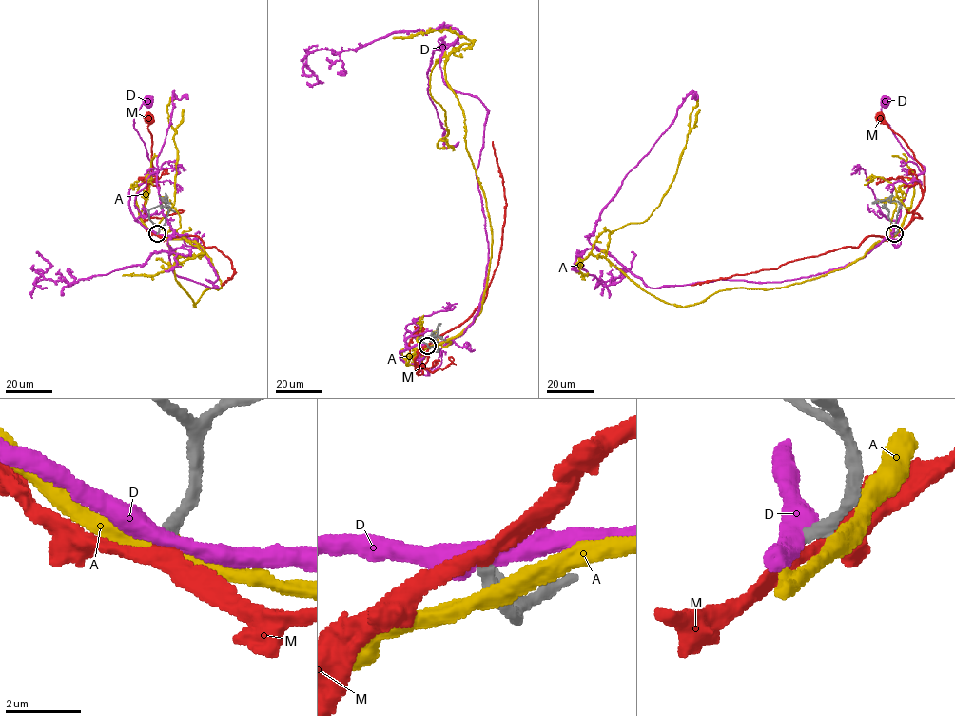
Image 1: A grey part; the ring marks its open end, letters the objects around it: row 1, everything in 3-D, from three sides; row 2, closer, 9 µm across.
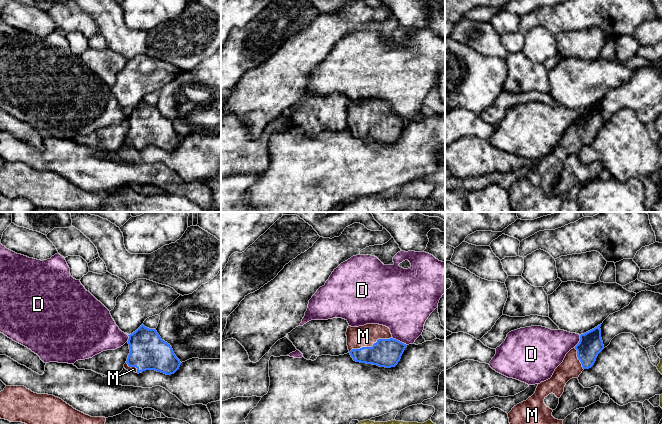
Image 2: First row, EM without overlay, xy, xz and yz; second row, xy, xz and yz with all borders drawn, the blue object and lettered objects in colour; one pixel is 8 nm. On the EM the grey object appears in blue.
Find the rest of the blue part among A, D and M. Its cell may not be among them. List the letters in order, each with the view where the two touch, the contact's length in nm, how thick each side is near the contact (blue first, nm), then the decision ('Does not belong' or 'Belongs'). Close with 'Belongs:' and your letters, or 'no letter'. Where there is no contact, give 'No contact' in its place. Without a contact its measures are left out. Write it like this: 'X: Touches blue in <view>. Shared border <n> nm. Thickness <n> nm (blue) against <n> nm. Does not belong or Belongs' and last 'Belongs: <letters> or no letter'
A: No contact. Does not belong
D: Touches blue in xz. Shared border 140 nm. Thickness 220 nm (blue) against 380 nm. Does not belong
M: Touches blue in xz. Shared border 360 nm. Thickness 220 nm (blue) against 180 nm. Belongs
Belongs: M

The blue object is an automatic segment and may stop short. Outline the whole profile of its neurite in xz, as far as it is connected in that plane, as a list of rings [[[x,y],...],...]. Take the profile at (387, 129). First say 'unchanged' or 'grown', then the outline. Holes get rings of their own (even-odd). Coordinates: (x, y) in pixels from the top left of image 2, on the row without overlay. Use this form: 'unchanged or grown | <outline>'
grown | [[[379,100],[348,102],[347,122],[354,137],[379,143],[395,143],[406,120],[393,115],[390,105]]]

